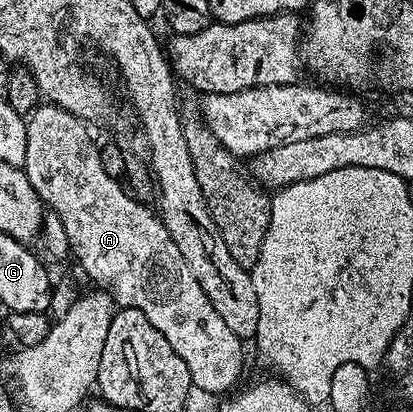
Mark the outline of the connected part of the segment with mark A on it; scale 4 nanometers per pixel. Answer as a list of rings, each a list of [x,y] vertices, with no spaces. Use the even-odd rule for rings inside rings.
[[[51,103],[41,104],[32,110],[27,123],[26,159],[22,166],[24,174],[44,200],[45,206],[61,221],[67,248],[71,255],[73,253],[80,260],[85,275],[97,281],[100,284],[97,286],[110,291],[117,306],[142,311],[146,319],[150,319],[150,323],[166,335],[166,343],[170,343],[178,359],[186,363],[186,371],[190,371],[195,388],[217,395],[235,390],[236,380],[244,369],[244,349],[240,346],[243,345],[242,339],[234,335],[234,331],[226,327],[222,315],[214,311],[214,303],[210,303],[206,291],[202,291],[198,279],[194,279],[194,271],[186,267],[186,259],[182,259],[178,243],[170,239],[170,231],[166,231],[159,216],[153,210],[151,213],[146,207],[148,205],[137,200],[123,185],[124,190],[117,178],[106,175],[97,142],[92,142],[88,134],[89,126],[73,113],[67,113]]]

